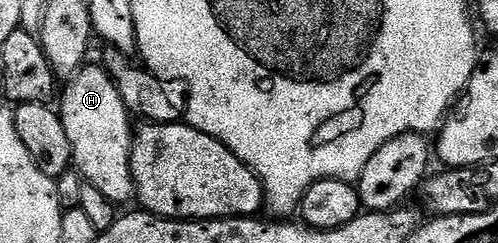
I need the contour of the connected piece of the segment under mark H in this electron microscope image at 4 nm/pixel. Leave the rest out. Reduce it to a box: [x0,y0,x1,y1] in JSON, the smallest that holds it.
[60,62,136,206]

